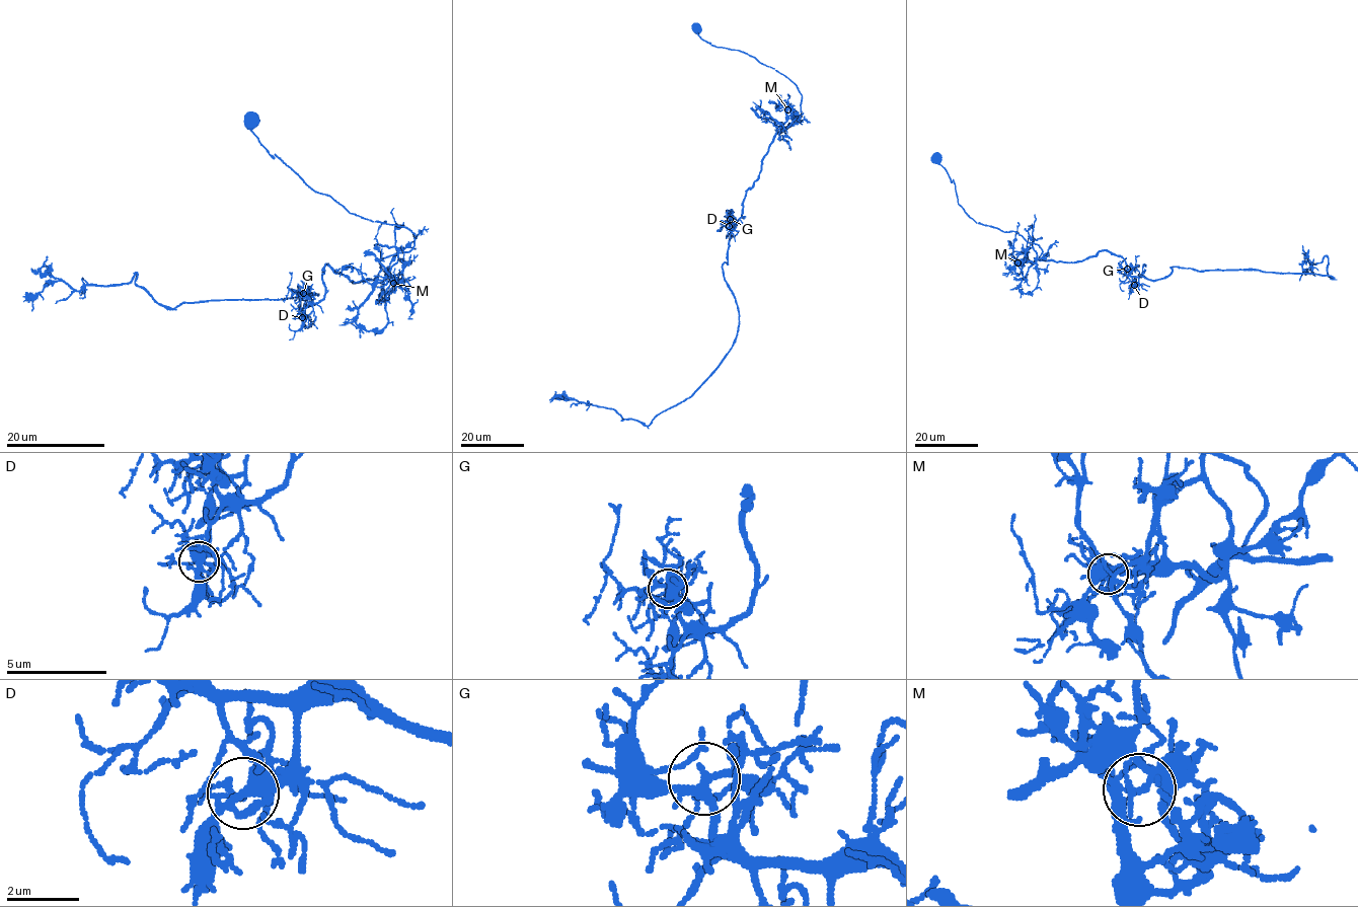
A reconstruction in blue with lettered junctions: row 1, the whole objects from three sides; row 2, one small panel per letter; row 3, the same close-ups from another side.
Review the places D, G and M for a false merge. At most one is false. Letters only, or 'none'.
M

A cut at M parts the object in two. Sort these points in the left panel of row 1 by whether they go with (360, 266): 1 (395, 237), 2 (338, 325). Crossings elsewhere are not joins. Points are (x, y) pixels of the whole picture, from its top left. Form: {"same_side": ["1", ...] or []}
{"same_side": ["2"]}

